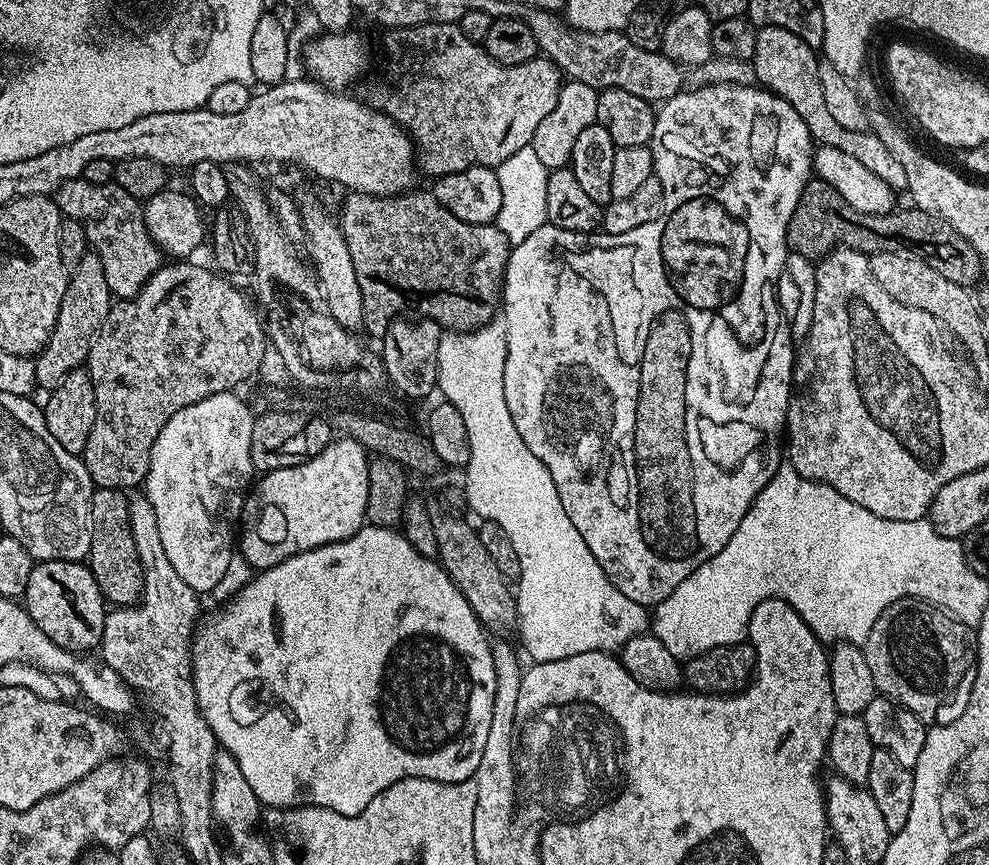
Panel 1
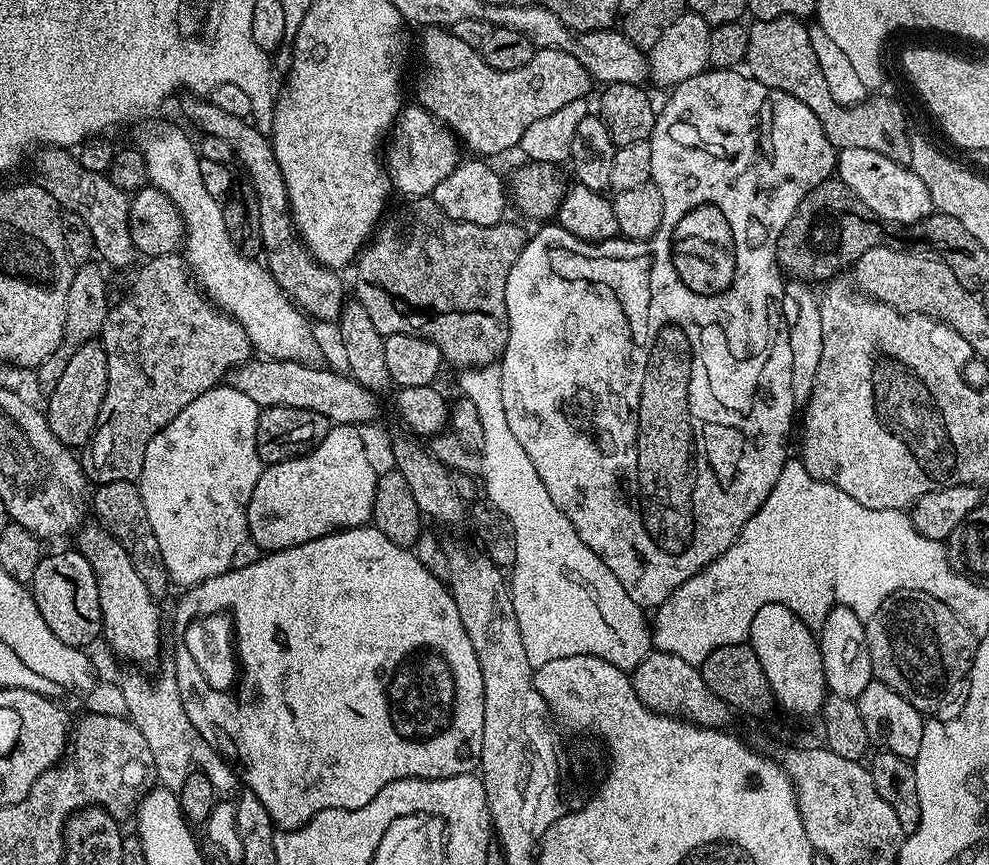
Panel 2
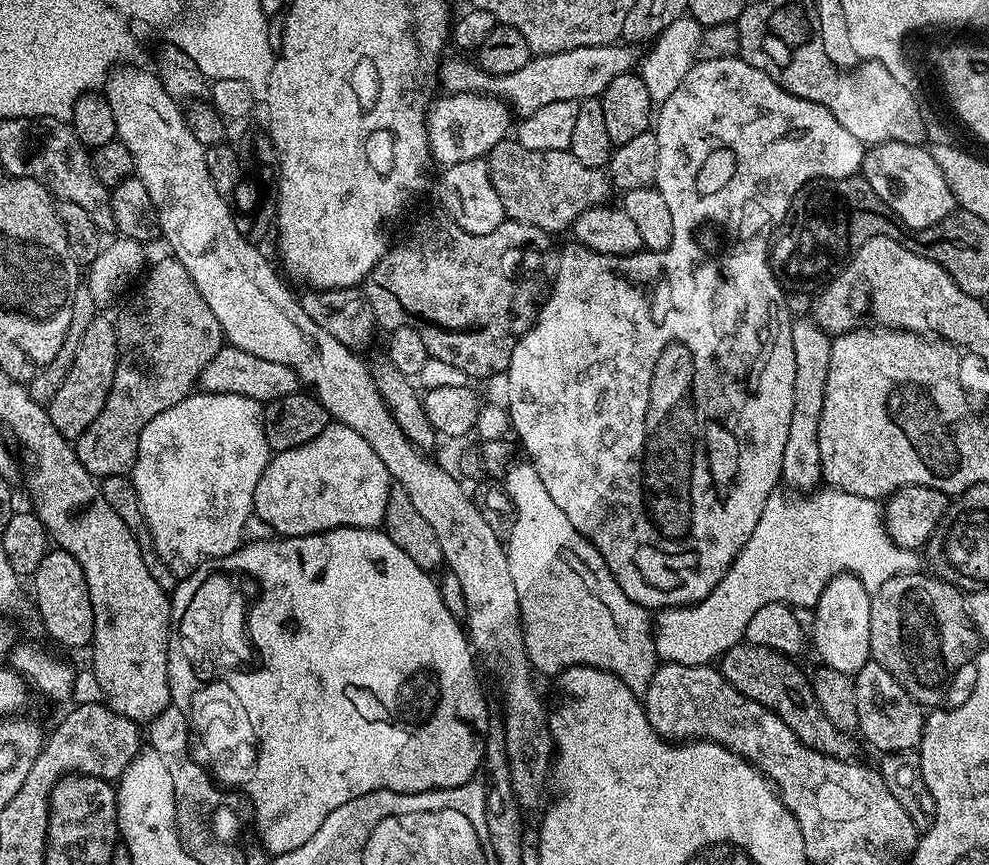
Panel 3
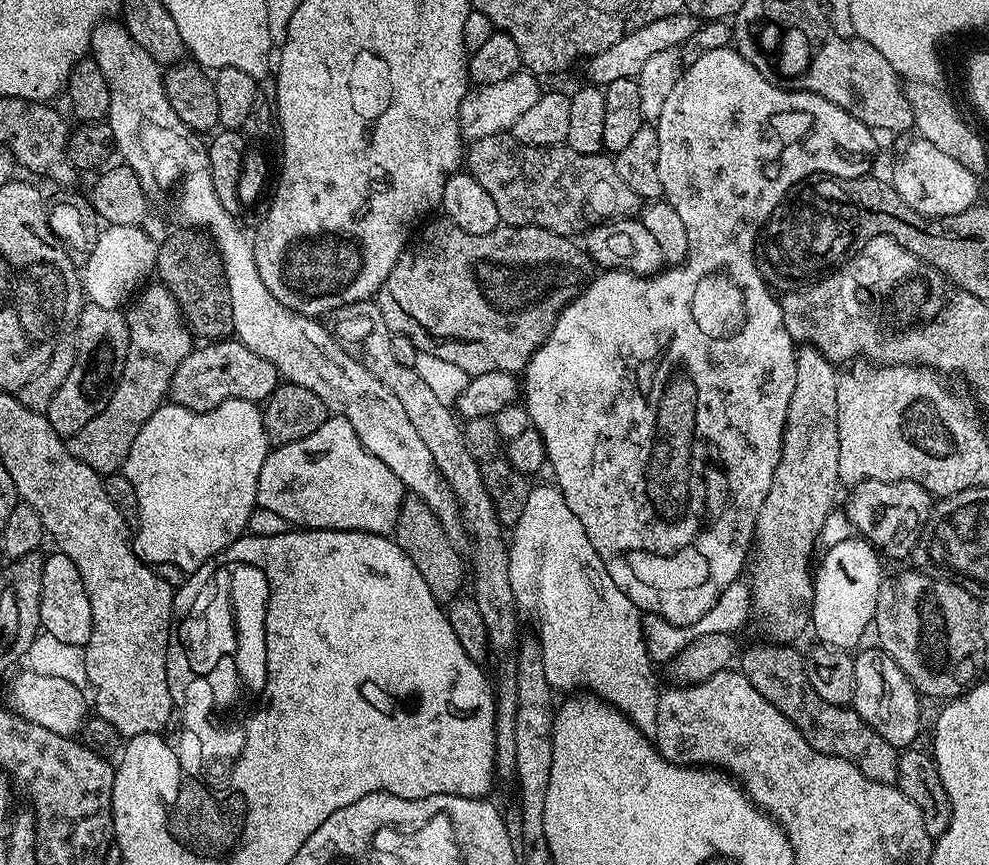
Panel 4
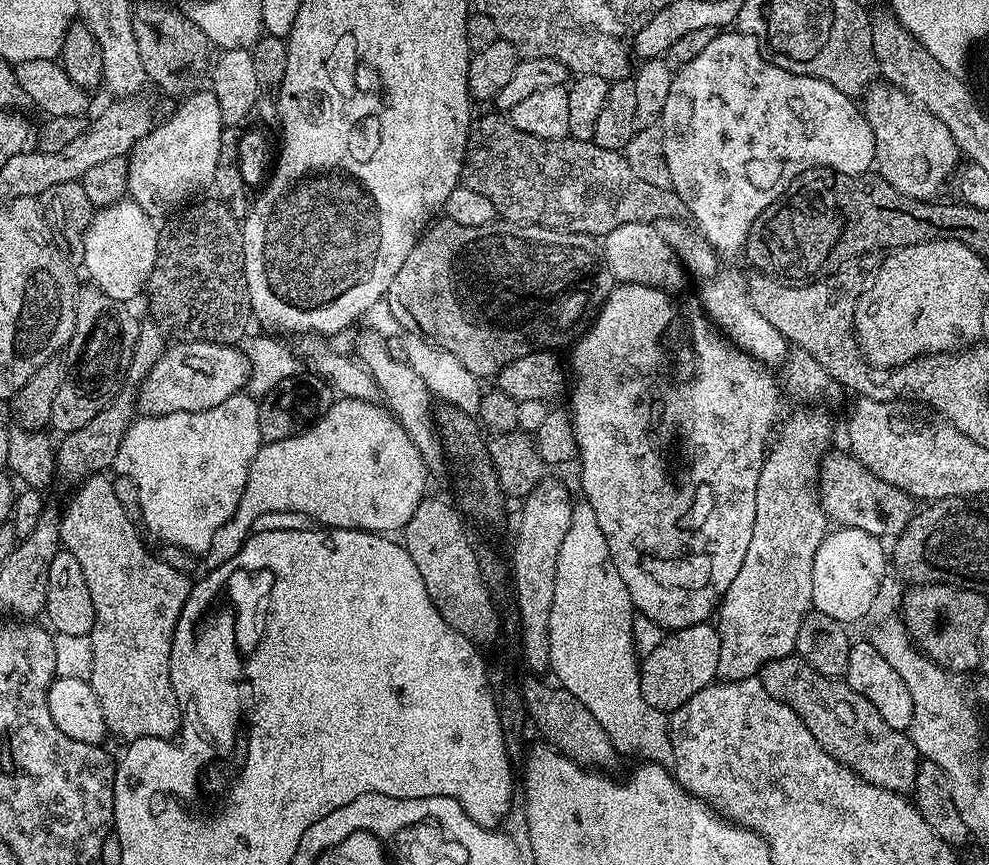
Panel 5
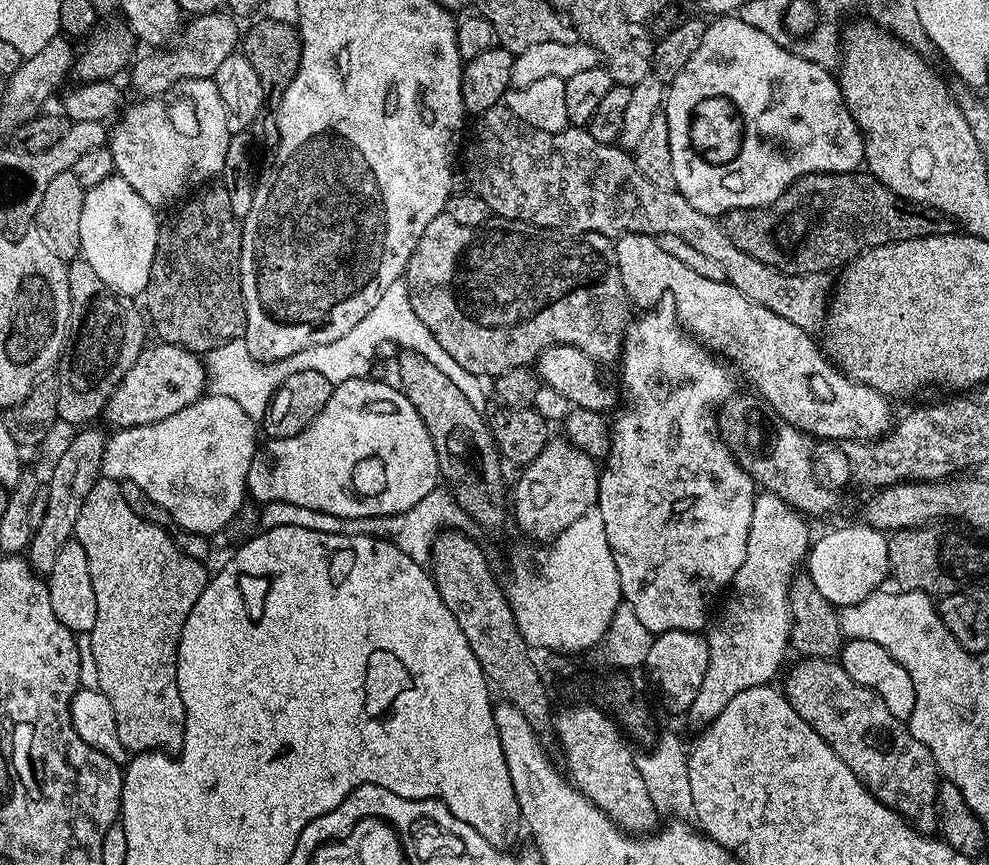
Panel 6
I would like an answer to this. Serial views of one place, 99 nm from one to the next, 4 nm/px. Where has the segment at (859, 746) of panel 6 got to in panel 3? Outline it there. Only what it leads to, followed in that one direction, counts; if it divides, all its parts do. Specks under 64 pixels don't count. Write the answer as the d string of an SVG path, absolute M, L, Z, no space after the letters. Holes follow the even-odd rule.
M741 642L719 657L718 667L726 682L734 686L734 690L778 714L778 718L782 718L782 722L786 722L786 726L794 730L794 734L807 748L839 760L845 759L844 748L851 746L853 737L838 730L838 726L834 726L830 718L826 718L826 714L820 709L809 677L803 676L788 660L791 659L774 648Z

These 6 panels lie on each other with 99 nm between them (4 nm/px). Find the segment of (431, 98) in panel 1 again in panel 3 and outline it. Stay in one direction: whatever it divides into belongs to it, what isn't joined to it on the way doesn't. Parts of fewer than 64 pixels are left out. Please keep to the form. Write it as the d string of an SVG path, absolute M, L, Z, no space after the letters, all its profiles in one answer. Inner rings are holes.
M613 42L586 46L574 50L562 50L558 54L545 56L533 55L532 59L522 66L522 70L514 70L514 74L492 76L483 72L479 63L470 61L463 55L445 59L440 65L439 83L448 94L456 92L478 92L490 96L499 96L517 117L523 118L534 114L542 106L550 106L550 102L566 102L567 100L594 100L604 93L606 86L618 78L618 74L633 71L638 64L638 52L627 42Z

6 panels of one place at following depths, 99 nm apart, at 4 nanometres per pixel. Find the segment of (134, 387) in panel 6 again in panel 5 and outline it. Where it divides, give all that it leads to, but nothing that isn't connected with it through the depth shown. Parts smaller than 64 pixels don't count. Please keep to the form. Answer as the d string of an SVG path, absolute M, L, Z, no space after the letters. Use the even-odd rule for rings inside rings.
M176 342L165 347L150 374L138 385L138 408L145 416L165 416L179 412L201 412L226 402L247 385L248 360L239 347L210 342Z

